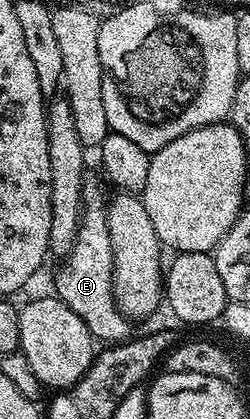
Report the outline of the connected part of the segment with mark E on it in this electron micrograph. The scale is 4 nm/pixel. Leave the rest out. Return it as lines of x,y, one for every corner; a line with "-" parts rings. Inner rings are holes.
85,169
84,204
80,231
76,234
76,242
72,245
72,250
63,259
64,267
56,274
56,290
54,290
54,294
82,319
88,331
92,333
93,339
100,341
101,338
101,343
115,344
125,341
129,337
128,326
130,326
130,322
116,307
116,297
112,295
112,248
110,246
110,228
106,224
108,202
106,201
106,194
104,198
104,186
106,187
106,182
99,169

